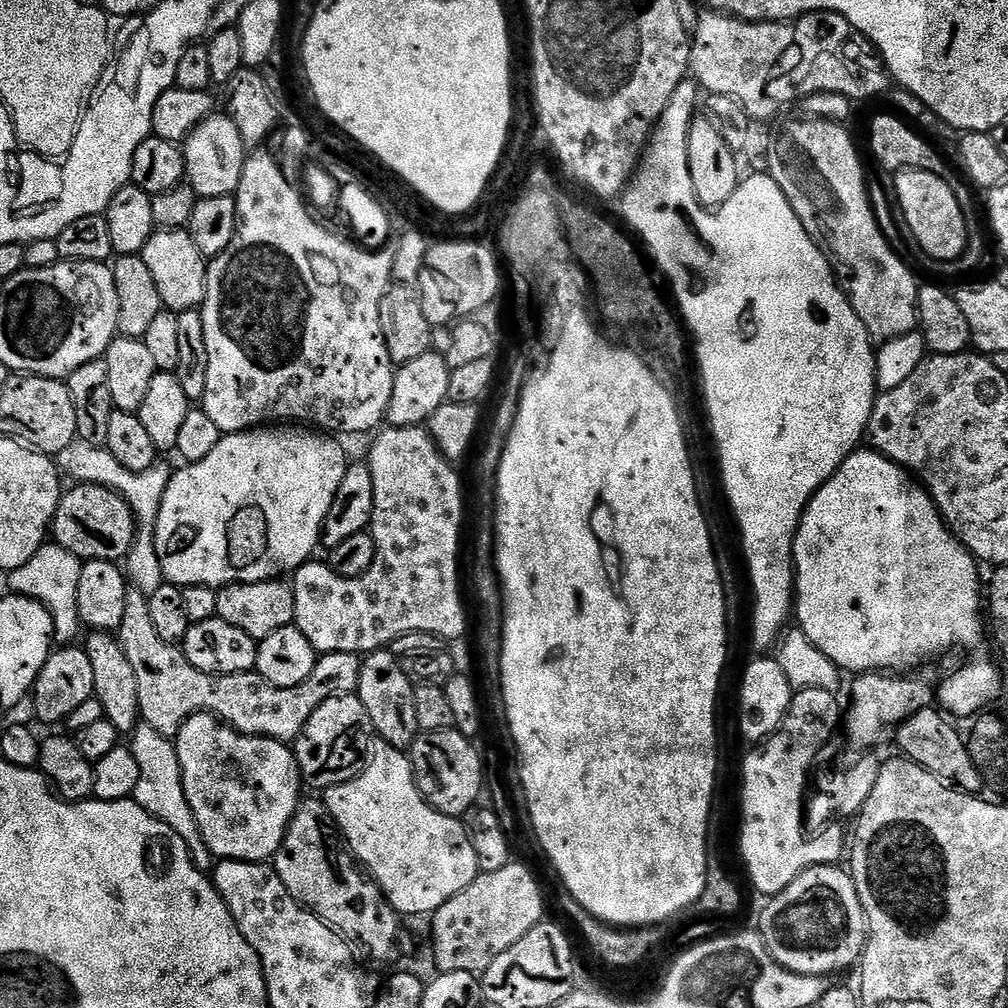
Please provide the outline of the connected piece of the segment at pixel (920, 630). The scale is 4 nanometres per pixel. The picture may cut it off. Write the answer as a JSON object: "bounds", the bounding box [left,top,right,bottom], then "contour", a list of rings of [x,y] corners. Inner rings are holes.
{"bounds":[792,446,986,674],"contour":[[[864,446],[851,452],[842,462],[840,469],[830,477],[814,494],[814,498],[806,506],[800,519],[800,525],[794,538],[792,551],[794,565],[794,620],[798,623],[798,630],[836,663],[836,667],[845,673],[859,674],[862,672],[886,672],[889,674],[908,674],[913,670],[920,670],[927,660],[948,652],[951,648],[965,648],[972,652],[984,644],[986,636],[986,620],[982,615],[982,584],[980,588],[980,568],[975,556],[968,551],[965,544],[948,528],[947,522],[940,516],[932,495],[924,489],[924,485],[917,482],[911,472],[907,472],[901,464],[895,464],[882,453]]]}

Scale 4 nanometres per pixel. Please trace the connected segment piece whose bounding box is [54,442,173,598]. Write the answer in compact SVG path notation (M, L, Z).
M77 442L66 446L54 458L57 468L65 477L73 476L73 481L81 484L97 484L110 490L114 490L130 506L130 510L136 519L136 540L130 546L127 556L122 561L122 567L128 577L128 583L135 591L147 598L155 594L158 586L166 583L162 574L162 562L158 558L156 549L156 523L158 522L158 510L162 510L162 498L166 494L166 486L170 486L170 478L173 469L167 468L164 462L157 462L150 466L150 470L135 472L126 470L115 460L114 454L98 444L86 444Z

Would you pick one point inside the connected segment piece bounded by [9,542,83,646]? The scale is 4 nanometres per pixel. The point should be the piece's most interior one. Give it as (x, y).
(51, 577)

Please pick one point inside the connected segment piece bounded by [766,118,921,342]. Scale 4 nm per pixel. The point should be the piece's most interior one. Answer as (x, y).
(815, 163)

